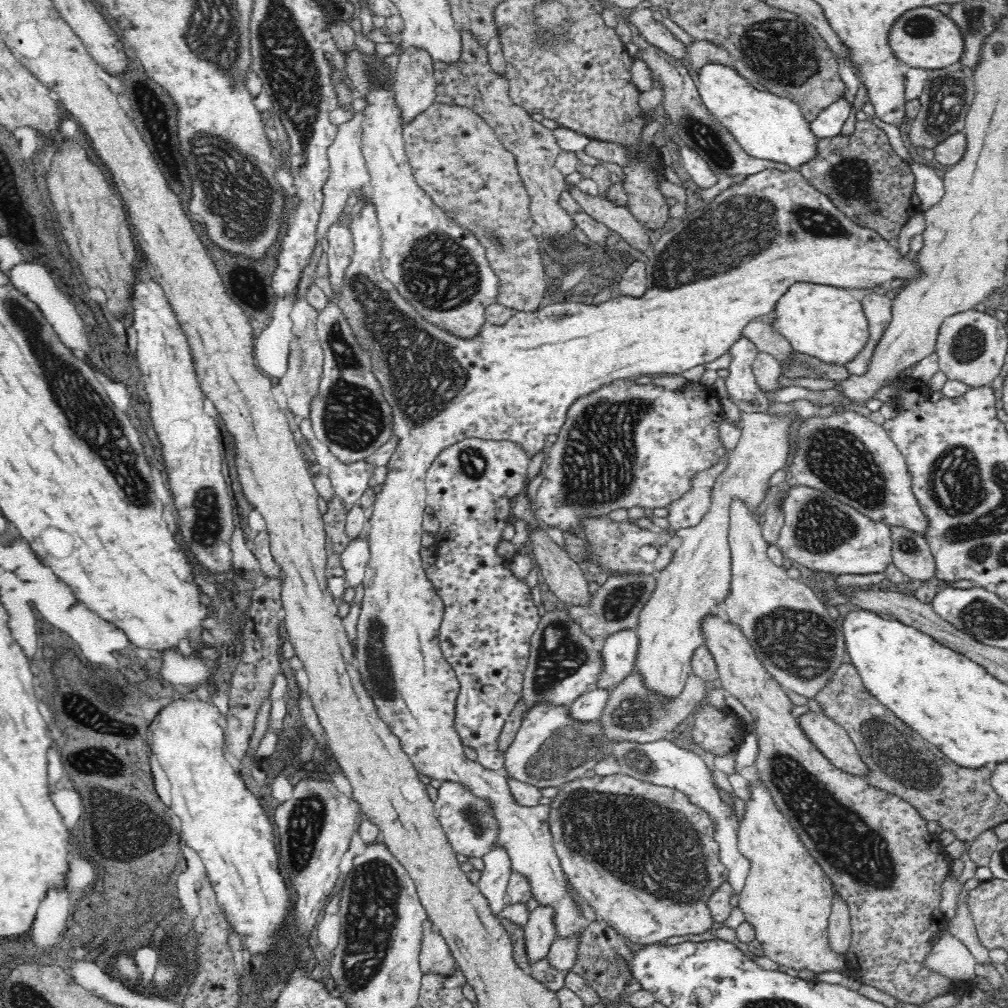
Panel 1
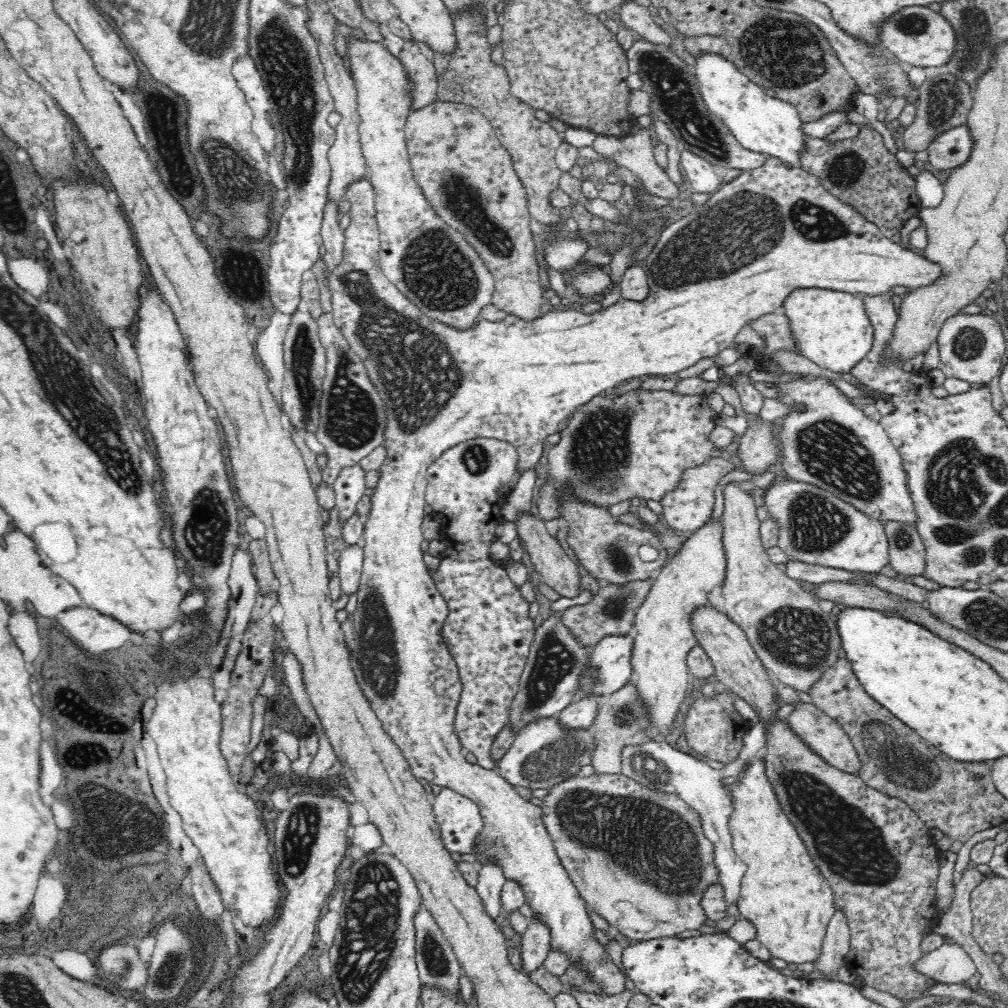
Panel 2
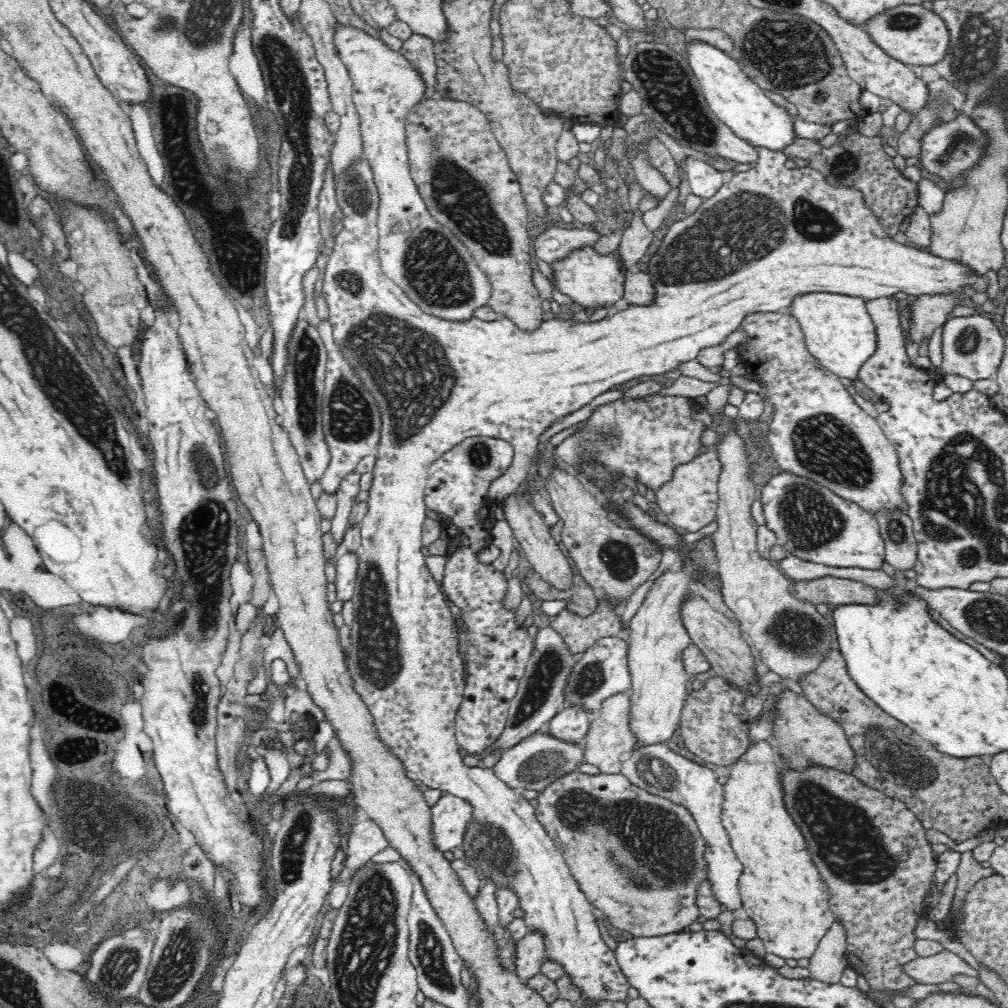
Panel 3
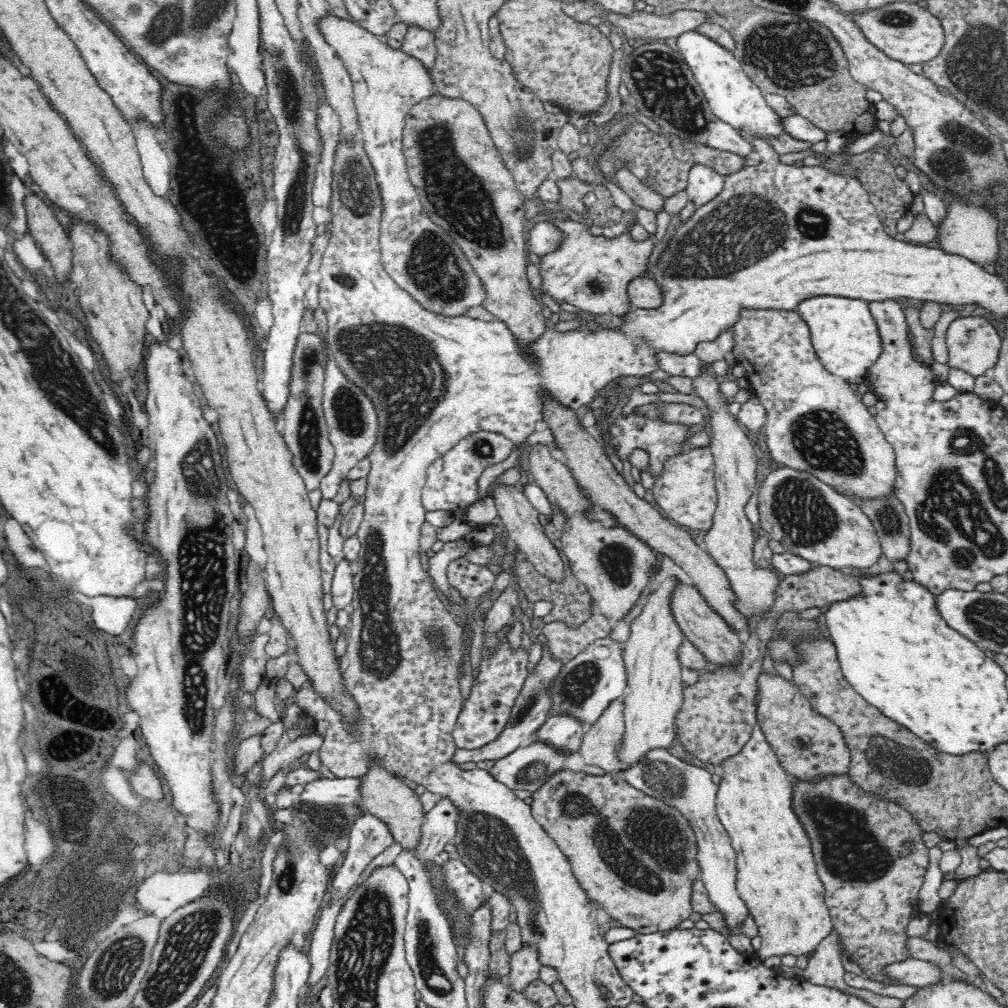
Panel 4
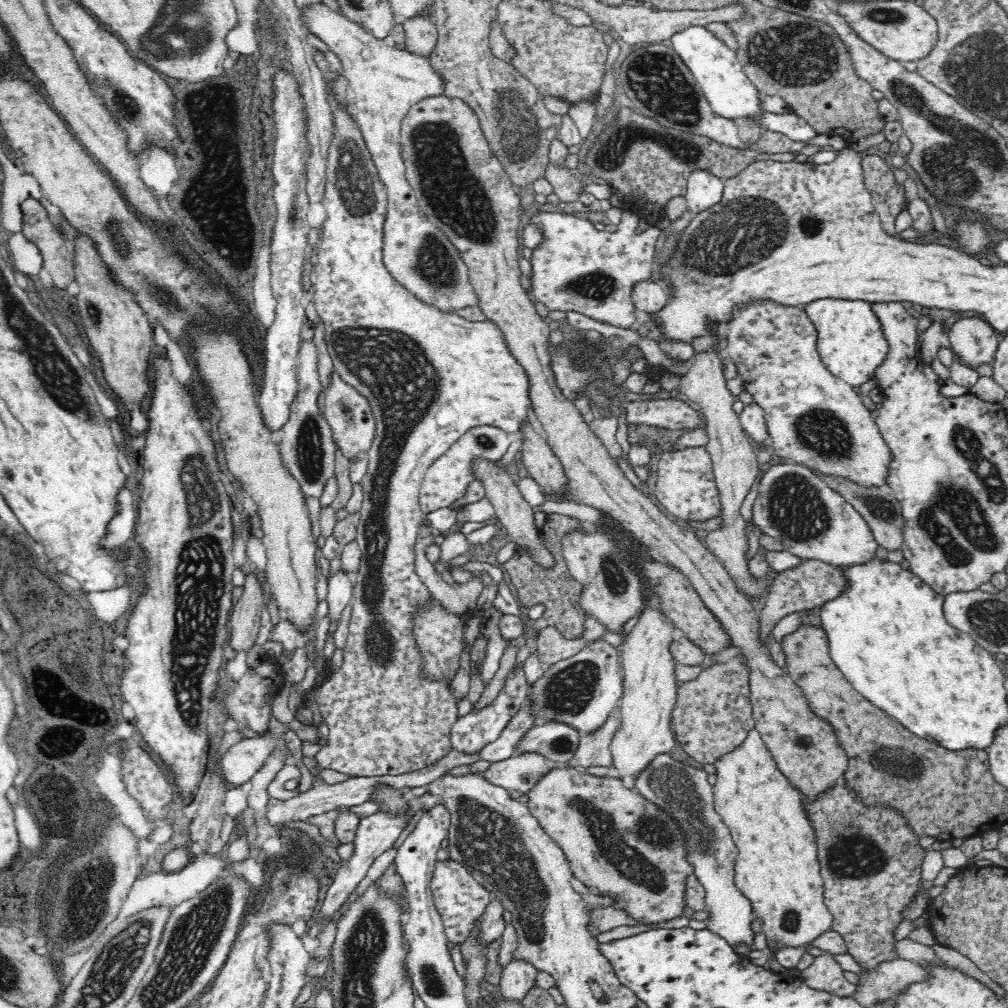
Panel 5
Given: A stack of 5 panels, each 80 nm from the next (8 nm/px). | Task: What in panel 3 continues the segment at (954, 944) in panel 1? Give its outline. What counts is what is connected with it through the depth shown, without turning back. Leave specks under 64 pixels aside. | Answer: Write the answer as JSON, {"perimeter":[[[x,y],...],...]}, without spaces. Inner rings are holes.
{"perimeter":[[[946,948],[932,956],[918,957],[904,964],[902,969],[922,984],[949,983],[956,976],[978,976],[979,973],[960,954]]]}

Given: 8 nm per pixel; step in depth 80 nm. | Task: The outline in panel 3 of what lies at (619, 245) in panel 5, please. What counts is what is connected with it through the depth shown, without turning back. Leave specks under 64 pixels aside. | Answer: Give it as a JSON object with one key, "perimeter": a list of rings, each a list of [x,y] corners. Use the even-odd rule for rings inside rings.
{"perimeter":[[[586,247],[574,252],[567,260],[550,266],[554,273],[552,286],[584,307],[585,310],[610,307],[619,299],[623,299],[626,271],[622,271],[622,266],[618,261],[618,250],[602,256],[594,250],[594,247]]]}

